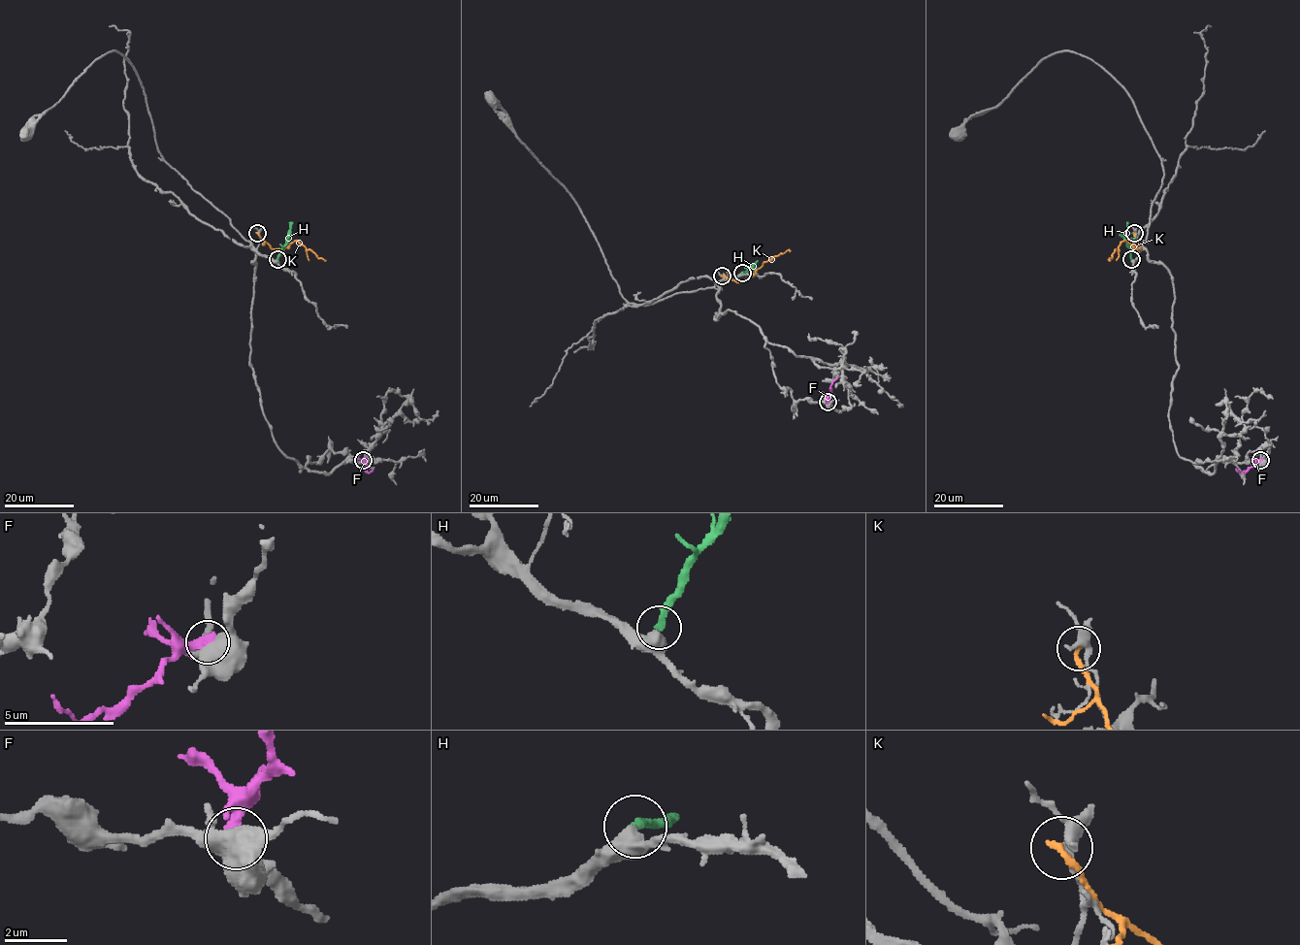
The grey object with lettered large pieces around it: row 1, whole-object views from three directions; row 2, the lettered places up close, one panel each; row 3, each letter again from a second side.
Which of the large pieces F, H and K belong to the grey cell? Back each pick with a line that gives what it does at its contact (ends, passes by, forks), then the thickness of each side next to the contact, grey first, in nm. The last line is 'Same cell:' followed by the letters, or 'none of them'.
H: it ends there; 500 nm thick on the grey side, 260 nm on the other
Same cell: H

